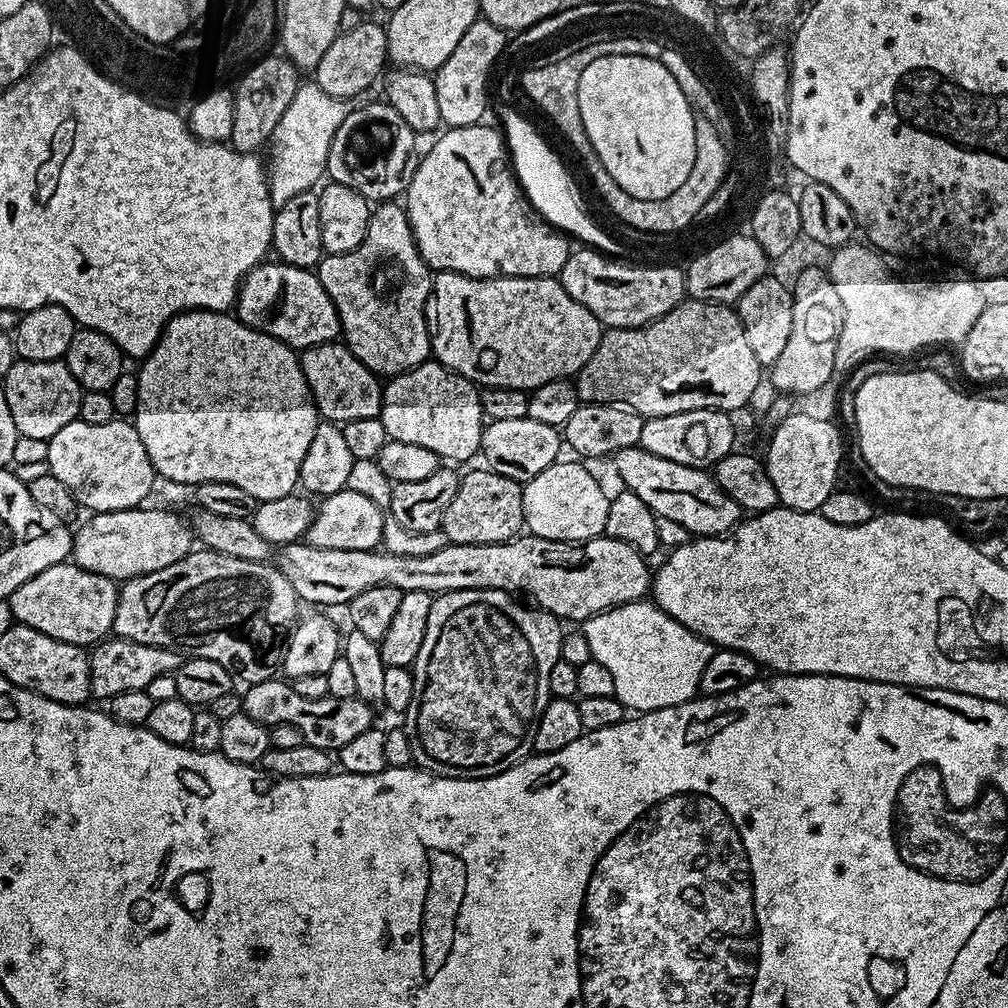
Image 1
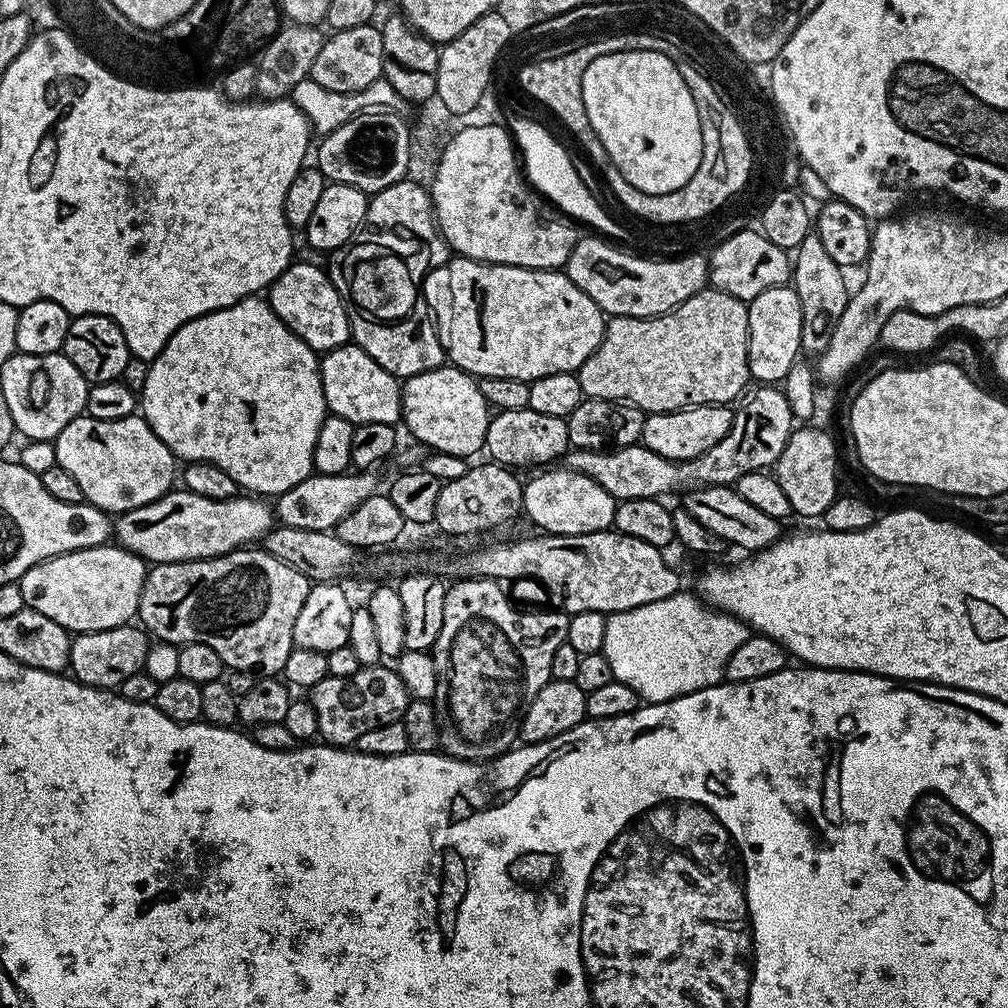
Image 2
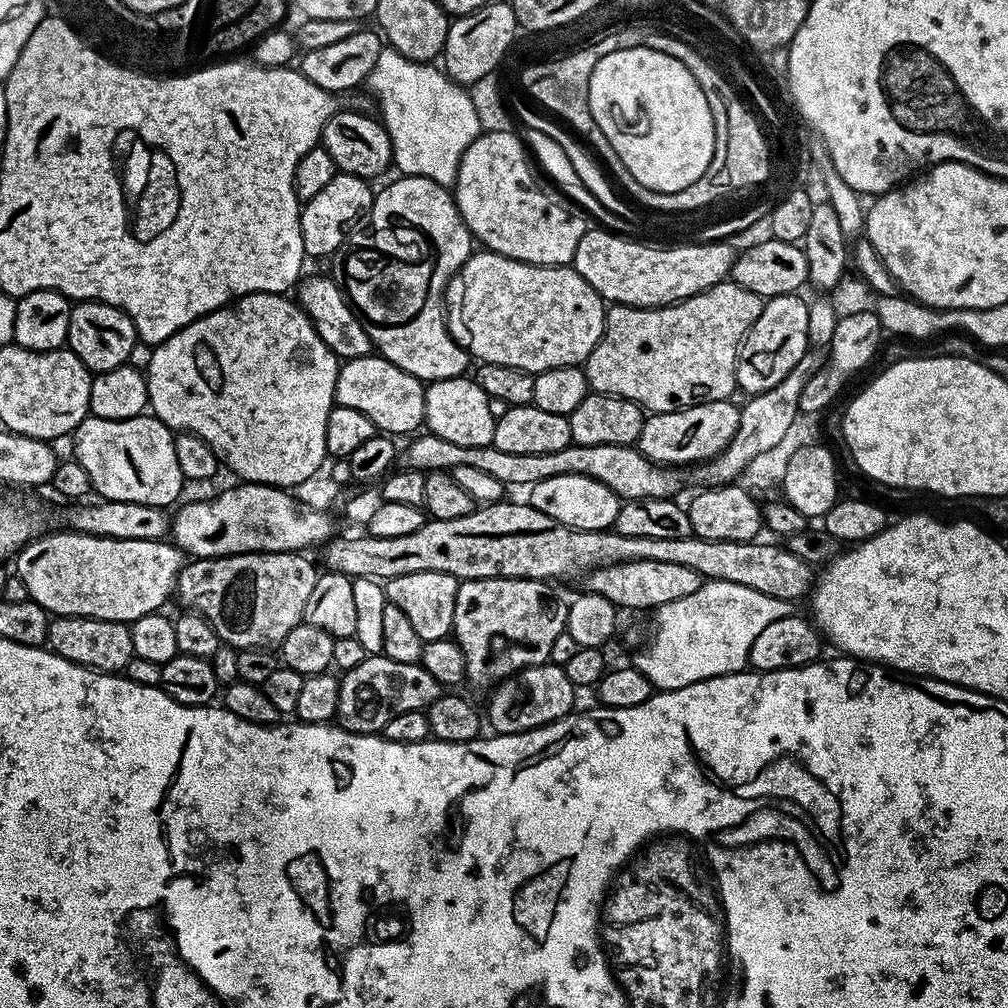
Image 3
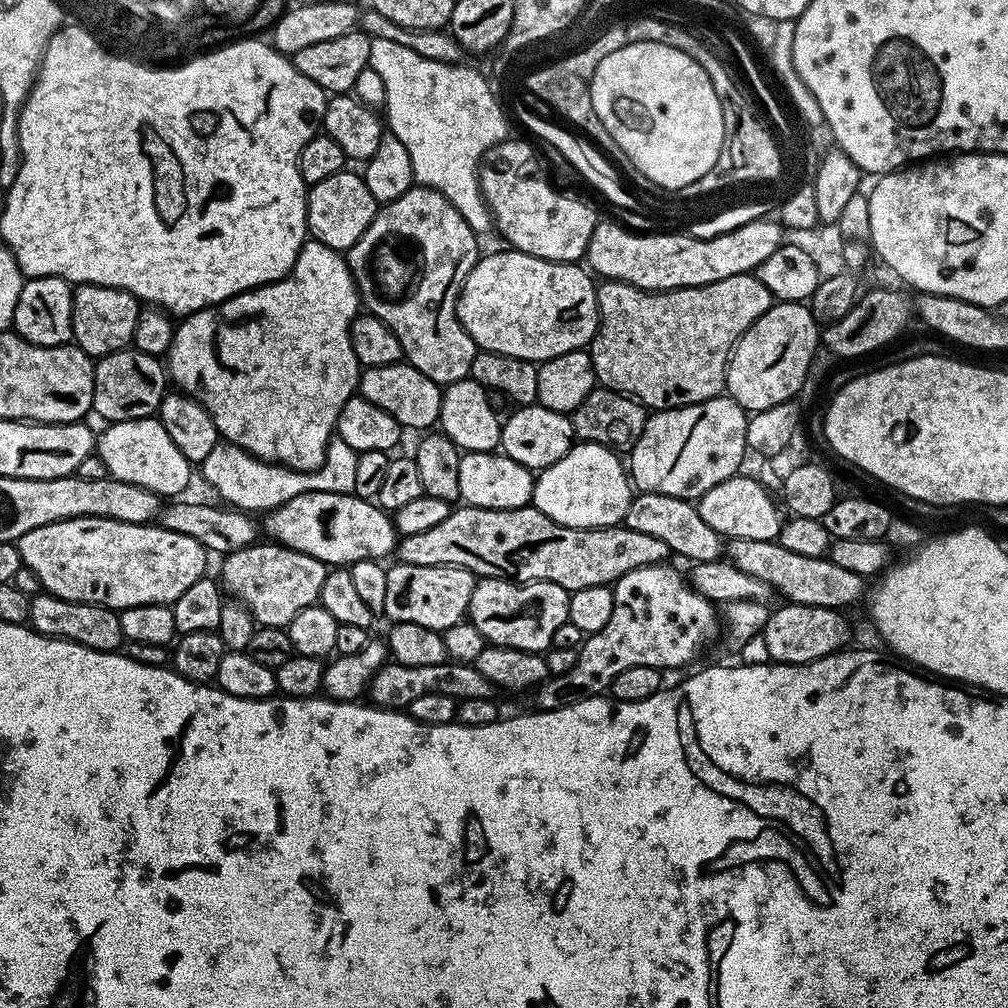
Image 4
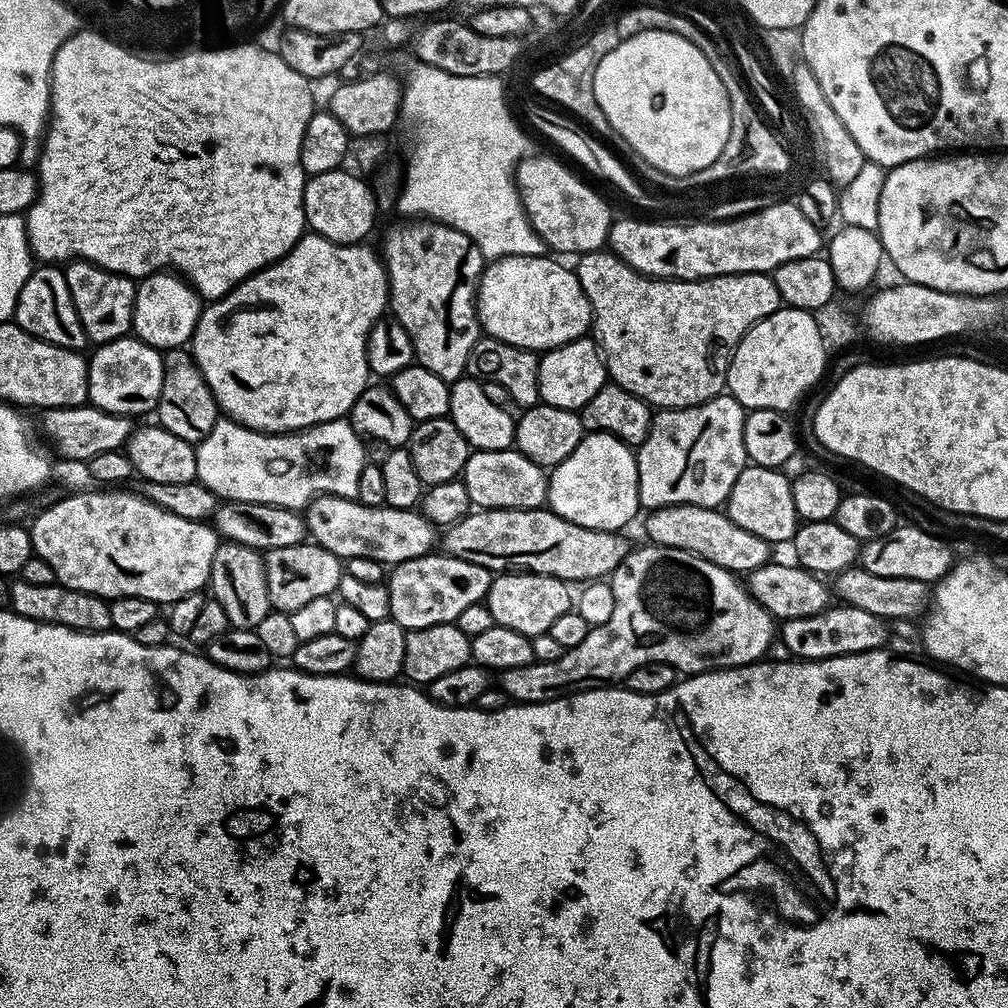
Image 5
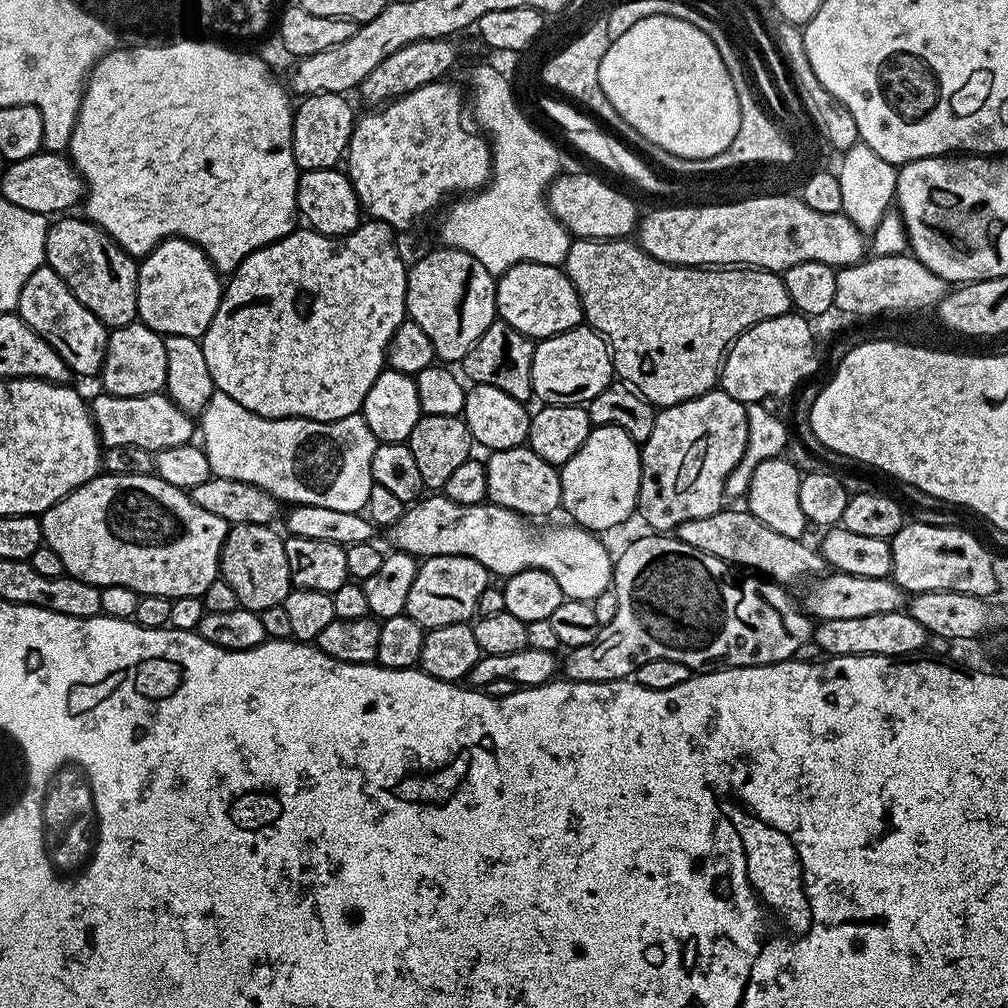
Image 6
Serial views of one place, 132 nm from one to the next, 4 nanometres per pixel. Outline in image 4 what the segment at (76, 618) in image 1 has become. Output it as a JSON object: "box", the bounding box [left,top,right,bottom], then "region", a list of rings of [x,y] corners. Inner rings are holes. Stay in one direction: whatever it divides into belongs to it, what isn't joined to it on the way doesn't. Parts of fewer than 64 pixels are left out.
{"box":[15,518,210,610],"region":[[[70,518],[59,520],[50,526],[38,526],[38,530],[30,530],[15,541],[20,552],[20,563],[23,567],[34,570],[38,574],[41,589],[70,602],[90,602],[101,604],[107,608],[123,610],[143,604],[172,605],[186,589],[194,586],[198,578],[205,575],[210,559],[209,553],[194,538],[186,534],[174,534],[174,530],[166,530],[159,523],[131,524],[110,518]]]}

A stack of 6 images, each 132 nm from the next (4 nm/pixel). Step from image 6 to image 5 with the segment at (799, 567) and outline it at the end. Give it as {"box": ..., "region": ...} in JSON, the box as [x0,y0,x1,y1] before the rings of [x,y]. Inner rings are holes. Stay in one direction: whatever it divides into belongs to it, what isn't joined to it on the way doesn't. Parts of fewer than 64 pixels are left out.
{"box":[644,504,770,574],"region":[[[675,504],[651,509],[644,520],[644,532],[649,541],[658,546],[674,546],[678,550],[690,550],[690,554],[698,554],[706,558],[706,562],[714,562],[714,566],[722,566],[728,572],[747,574],[758,566],[769,563],[770,545],[768,541],[750,534],[750,530],[742,530],[742,526],[734,526],[723,511],[689,504]]]}

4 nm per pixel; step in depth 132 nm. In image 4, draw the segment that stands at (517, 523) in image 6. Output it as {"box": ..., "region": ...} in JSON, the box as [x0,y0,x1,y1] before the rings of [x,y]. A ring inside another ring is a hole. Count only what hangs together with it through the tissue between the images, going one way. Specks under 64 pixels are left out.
{"box":[262,492,398,566],"region":[[[333,492],[298,494],[298,498],[290,498],[290,502],[273,508],[263,517],[263,520],[262,532],[263,535],[264,532],[268,535],[265,537],[269,541],[310,554],[310,558],[318,558],[329,566],[351,566],[354,562],[363,560],[383,561],[384,556],[391,557],[395,553],[398,543],[398,533],[393,517],[379,504],[364,500],[355,494],[334,494]]]}

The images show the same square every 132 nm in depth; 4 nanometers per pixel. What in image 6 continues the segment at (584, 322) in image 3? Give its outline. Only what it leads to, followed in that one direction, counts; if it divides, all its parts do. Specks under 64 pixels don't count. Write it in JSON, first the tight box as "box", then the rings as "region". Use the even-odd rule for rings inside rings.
{"box":[496,264,584,342],"region":[[[515,264],[496,281],[496,315],[514,330],[539,342],[571,328],[581,327],[584,307],[563,267],[555,264]]]}

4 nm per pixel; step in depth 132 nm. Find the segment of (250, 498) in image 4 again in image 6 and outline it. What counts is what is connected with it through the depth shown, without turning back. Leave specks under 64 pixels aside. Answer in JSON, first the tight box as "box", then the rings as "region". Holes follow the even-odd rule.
{"box":[198,391,378,512],"region":[[[215,391],[198,417],[198,432],[204,435],[202,447],[214,476],[250,482],[281,501],[289,500],[287,503],[292,506],[309,504],[347,512],[364,512],[368,507],[373,485],[372,459],[378,441],[370,426],[366,426],[363,415],[347,416],[330,422],[302,418],[271,420],[246,410],[246,406],[238,406],[234,398]]]}

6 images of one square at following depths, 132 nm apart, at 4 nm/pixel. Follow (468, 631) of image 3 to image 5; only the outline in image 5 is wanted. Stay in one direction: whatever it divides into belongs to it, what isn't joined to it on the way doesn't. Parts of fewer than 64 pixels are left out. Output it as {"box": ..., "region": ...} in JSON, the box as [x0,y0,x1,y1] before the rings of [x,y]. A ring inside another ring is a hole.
{"box":[486,572,574,637],"region":[[[505,572],[493,579],[488,588],[486,603],[490,614],[494,614],[494,624],[506,626],[506,630],[518,630],[526,637],[548,634],[552,625],[562,614],[573,611],[574,592],[565,581],[553,576],[543,576],[533,572]]]}

